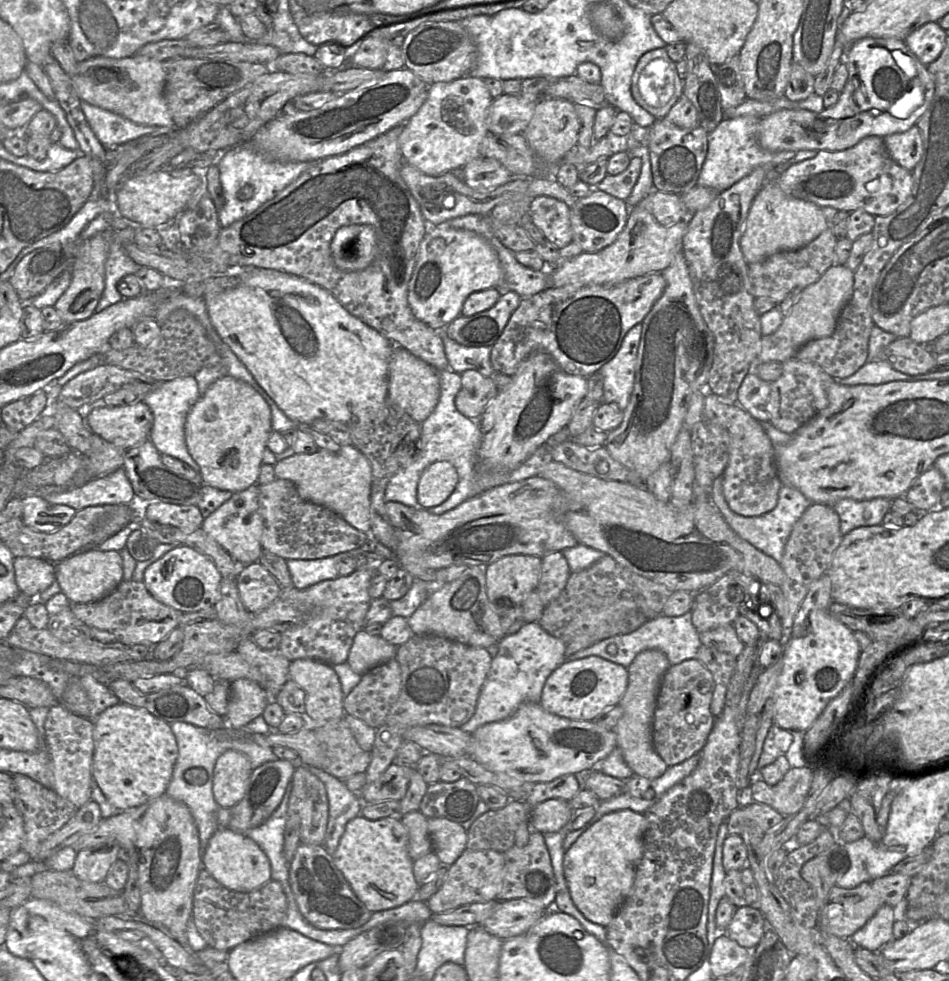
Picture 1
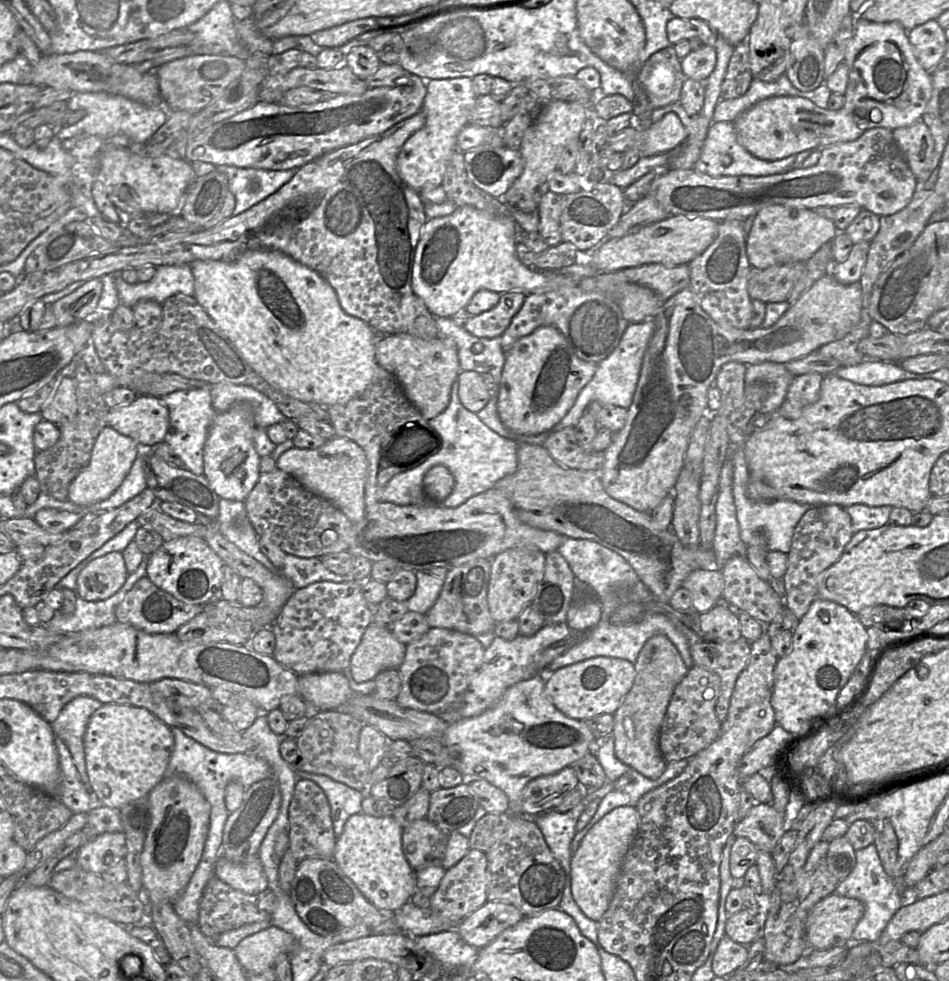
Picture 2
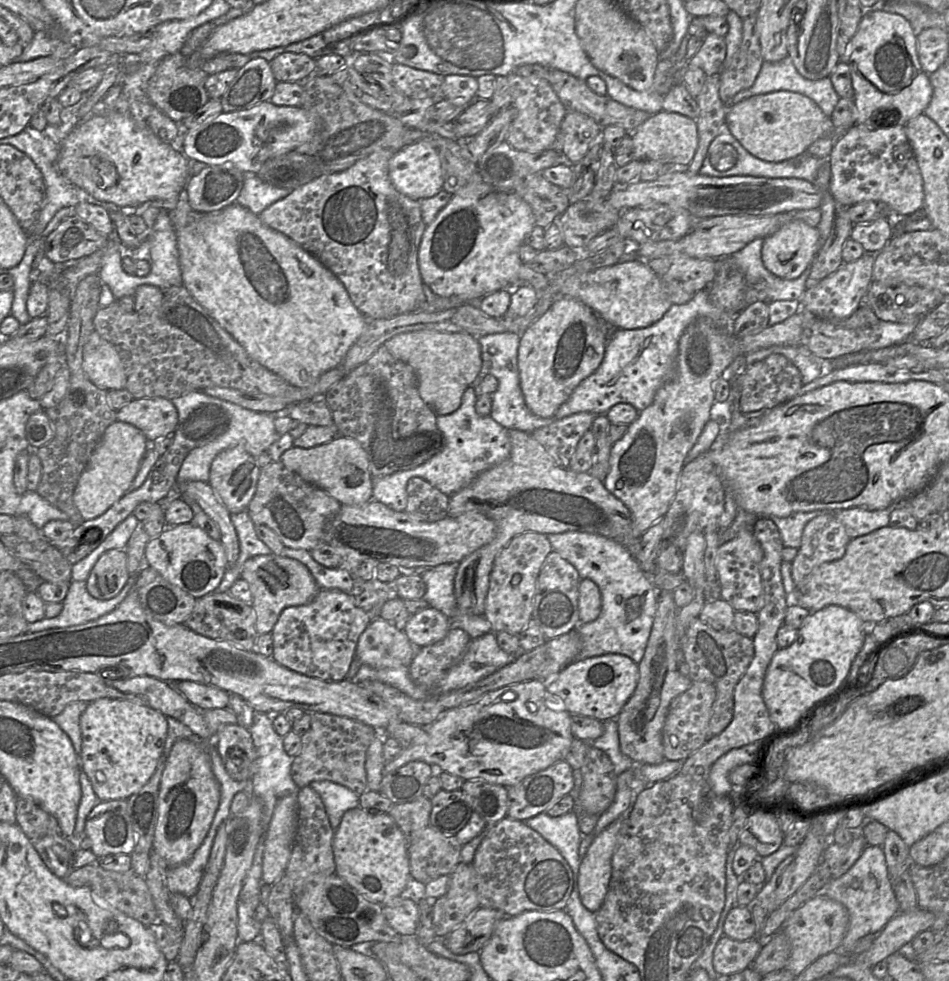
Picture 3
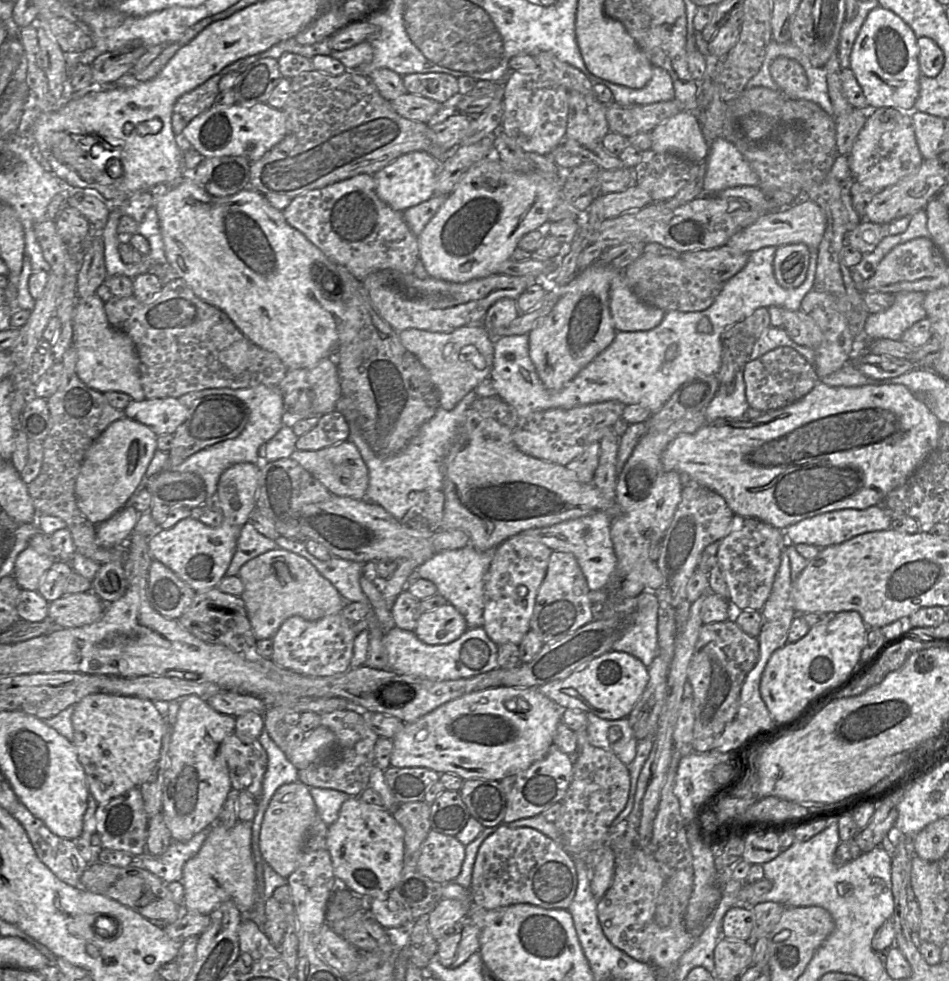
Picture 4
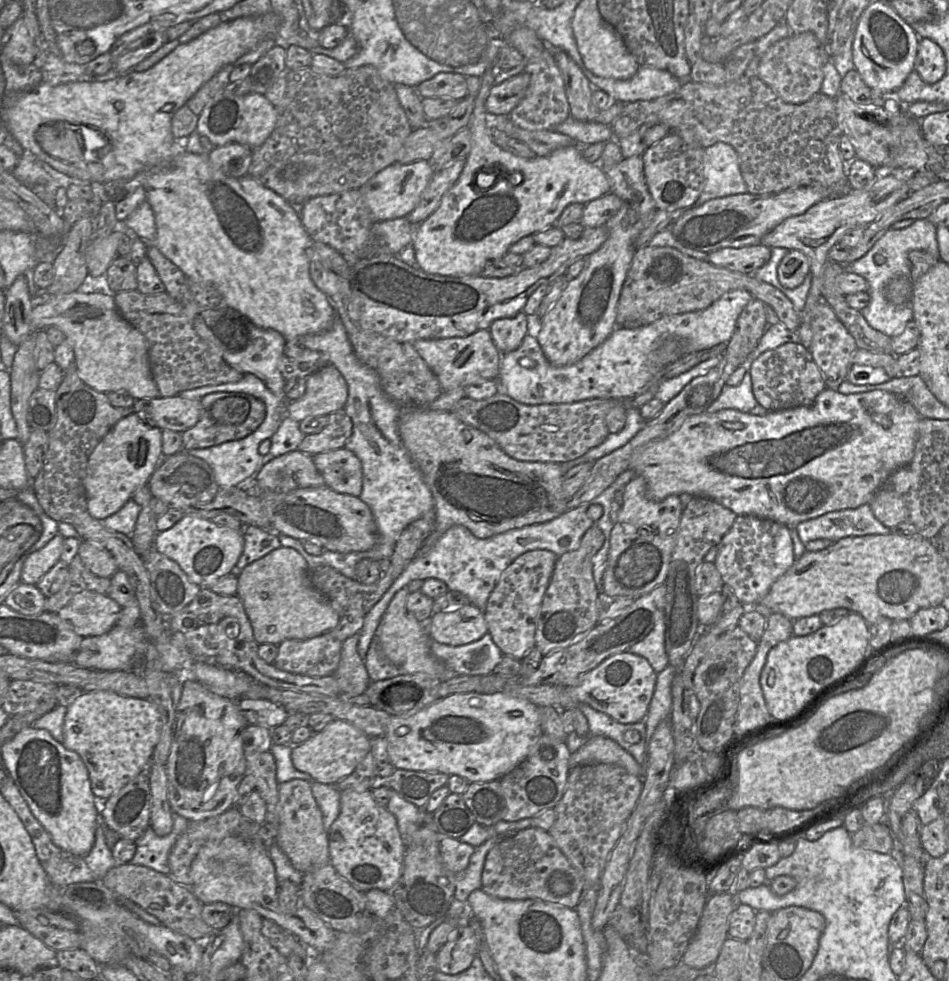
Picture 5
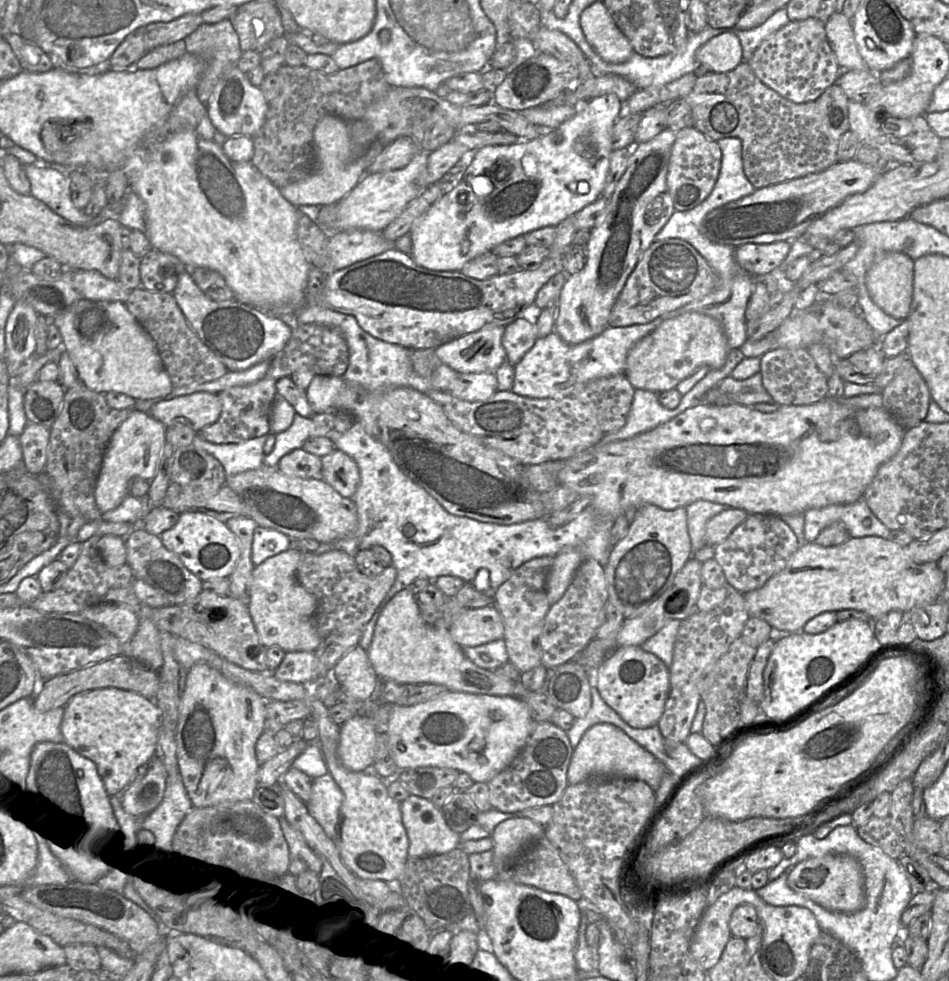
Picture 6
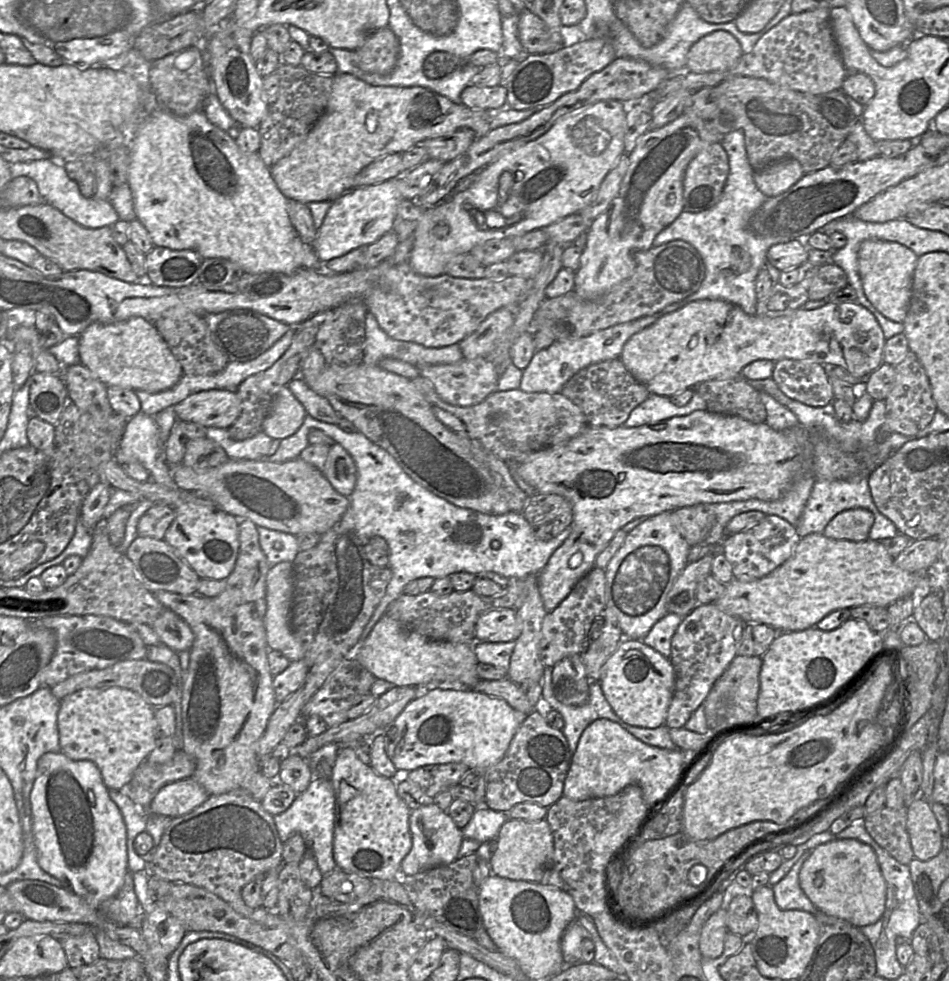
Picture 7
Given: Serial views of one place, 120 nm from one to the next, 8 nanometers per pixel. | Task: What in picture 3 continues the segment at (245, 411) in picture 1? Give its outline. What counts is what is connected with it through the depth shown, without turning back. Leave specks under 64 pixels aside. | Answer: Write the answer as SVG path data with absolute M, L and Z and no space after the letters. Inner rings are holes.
M235 446L219 453L211 463L208 483L229 513L247 510L261 468L254 457Z

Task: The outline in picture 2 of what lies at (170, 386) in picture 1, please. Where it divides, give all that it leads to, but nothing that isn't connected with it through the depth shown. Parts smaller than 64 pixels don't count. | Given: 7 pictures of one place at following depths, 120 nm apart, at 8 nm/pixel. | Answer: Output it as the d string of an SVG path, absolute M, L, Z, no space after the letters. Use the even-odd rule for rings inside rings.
M210 385L191 390L178 390L160 397L160 400L169 411L169 427L163 441L182 460L185 469L199 476L204 475L203 447L208 429L217 413L212 406Z

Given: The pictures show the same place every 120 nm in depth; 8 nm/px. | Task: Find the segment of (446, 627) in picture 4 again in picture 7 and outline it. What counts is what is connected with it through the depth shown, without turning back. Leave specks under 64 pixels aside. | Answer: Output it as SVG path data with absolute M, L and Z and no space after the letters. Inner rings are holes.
M493 609L478 619L475 640L493 643L516 641L521 631L522 624L514 609Z

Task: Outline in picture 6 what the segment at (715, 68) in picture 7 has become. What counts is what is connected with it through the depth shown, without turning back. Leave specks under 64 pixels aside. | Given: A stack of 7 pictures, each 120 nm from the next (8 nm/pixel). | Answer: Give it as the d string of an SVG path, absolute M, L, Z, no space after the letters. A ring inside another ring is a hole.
M723 32L704 43L697 50L696 59L710 72L725 73L743 61L742 46L733 32Z

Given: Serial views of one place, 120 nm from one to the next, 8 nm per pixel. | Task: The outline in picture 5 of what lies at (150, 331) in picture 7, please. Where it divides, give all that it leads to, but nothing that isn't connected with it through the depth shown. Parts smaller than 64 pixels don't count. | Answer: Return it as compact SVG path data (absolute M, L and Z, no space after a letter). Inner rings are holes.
M73 292L54 297L47 303L33 306L29 315L29 325L31 332L41 329L45 330L50 326L57 327L73 347L79 378L97 392L124 391L135 400L160 397L159 390L150 370L147 340L139 330L121 316L112 293Z

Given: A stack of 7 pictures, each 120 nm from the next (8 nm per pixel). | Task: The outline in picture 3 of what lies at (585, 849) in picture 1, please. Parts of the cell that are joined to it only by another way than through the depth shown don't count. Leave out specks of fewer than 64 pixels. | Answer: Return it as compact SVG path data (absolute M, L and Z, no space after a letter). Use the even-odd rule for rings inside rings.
M619 818L605 828L591 843L582 858L577 887L582 904L596 913L604 902L612 872L612 856L623 826Z

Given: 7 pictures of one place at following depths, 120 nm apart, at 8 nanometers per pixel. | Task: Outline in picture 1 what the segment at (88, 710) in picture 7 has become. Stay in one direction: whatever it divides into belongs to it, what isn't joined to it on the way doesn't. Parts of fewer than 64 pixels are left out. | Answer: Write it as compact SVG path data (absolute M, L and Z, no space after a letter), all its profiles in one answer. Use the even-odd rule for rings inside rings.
M118 703L93 720L92 777L116 811L141 806L166 794L178 757L170 724L145 708Z

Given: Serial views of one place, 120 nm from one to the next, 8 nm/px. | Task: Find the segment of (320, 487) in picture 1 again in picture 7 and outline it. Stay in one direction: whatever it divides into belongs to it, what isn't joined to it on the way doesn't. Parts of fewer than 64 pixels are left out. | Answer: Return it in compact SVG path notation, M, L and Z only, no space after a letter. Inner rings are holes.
M333 443L330 446L322 472L341 495L349 497L354 491L357 482L357 468L352 456L340 444Z

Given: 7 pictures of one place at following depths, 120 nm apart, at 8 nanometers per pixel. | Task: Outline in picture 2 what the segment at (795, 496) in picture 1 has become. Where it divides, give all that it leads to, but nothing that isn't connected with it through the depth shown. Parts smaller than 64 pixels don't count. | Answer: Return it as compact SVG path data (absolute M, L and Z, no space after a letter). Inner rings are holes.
M732 447L733 452L729 453L733 463L732 491L740 538L743 543L748 545L756 532L762 532L767 539L767 549L769 551L779 551L787 554L791 548L795 527L811 505L783 498L774 501L752 500L748 494L750 475L743 448Z

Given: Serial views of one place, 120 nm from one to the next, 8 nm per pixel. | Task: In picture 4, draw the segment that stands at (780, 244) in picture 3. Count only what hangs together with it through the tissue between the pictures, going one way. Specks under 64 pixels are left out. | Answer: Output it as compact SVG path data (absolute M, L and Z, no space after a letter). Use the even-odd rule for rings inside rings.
M787 244L777 247L773 272L778 284L786 289L799 287L806 278L809 259L810 250L805 244Z

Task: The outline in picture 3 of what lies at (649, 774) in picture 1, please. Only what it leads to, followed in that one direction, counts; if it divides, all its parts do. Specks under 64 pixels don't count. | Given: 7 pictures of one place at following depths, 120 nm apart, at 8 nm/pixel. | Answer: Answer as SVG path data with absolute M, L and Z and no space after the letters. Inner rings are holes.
M657 591L657 611L654 624L644 656L638 664L639 680L634 693L615 720L618 726L620 751L634 764L655 765L665 759L662 731L669 706L693 682L688 676L682 674L678 667L675 624L679 610L673 600L672 592Z

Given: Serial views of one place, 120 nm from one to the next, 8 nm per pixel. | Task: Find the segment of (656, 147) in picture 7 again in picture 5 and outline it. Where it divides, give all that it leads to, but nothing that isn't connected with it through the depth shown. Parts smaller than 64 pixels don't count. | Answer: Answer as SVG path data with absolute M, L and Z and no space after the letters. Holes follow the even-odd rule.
M642 155L601 167L610 181L610 193L616 194L622 200L622 206L605 223L608 229L607 240L589 255L588 264L583 271L568 280L561 296L540 320L540 330L536 336L546 359L559 367L582 359L605 341L615 329L618 300L636 252L634 241L656 208L646 184Z

